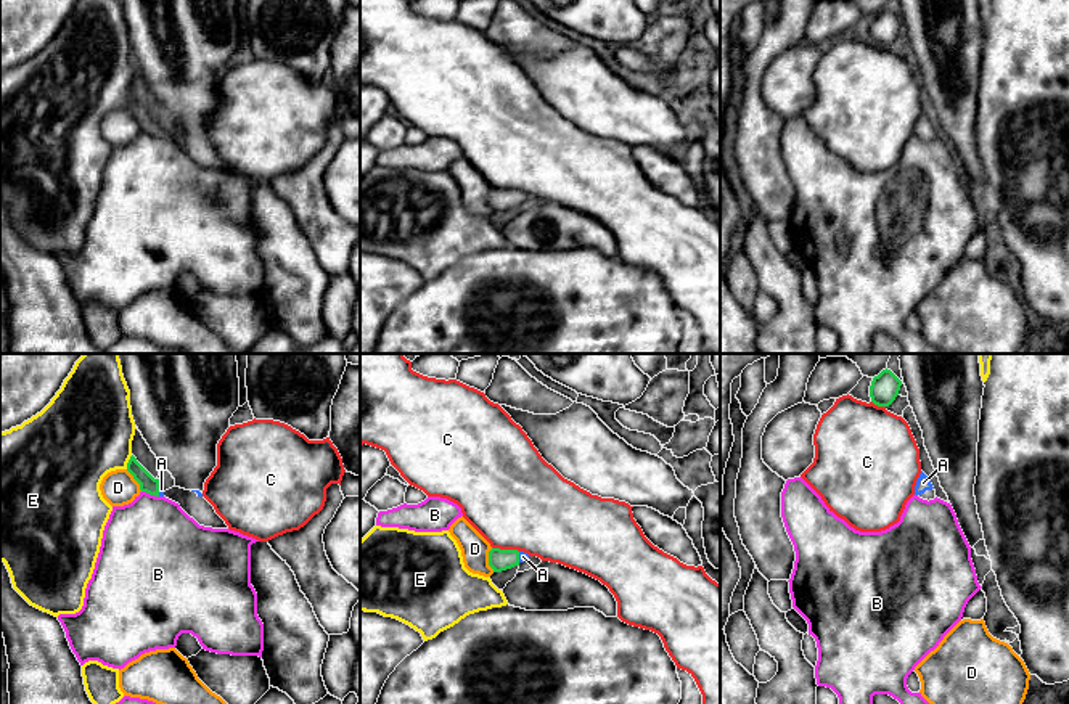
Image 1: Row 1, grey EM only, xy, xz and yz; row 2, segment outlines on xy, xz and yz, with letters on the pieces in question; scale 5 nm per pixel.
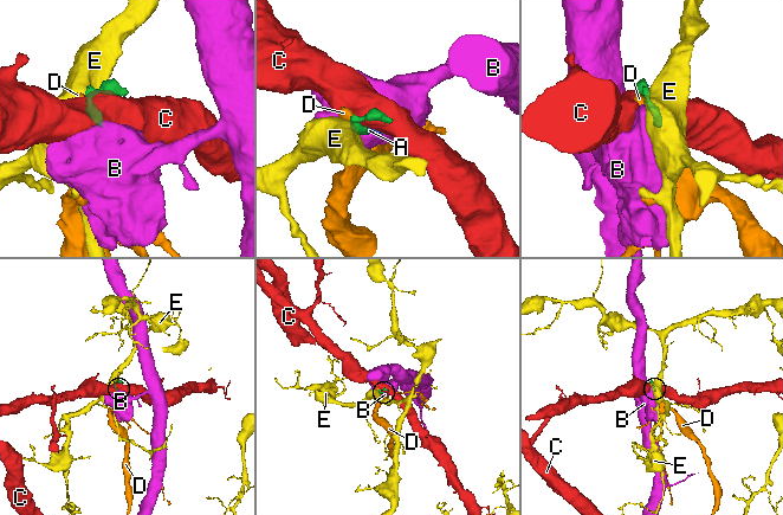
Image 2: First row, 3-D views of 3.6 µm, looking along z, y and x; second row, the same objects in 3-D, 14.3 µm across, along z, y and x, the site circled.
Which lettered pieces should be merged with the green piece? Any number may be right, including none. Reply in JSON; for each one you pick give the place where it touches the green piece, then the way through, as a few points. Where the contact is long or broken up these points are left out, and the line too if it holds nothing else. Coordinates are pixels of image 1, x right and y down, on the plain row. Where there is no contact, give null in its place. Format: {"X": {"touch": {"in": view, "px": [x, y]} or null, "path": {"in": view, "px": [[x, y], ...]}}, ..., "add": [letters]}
{"A": {"touch": {"in": "xy", "px": [158, 130]}}, "add": ["A"]}

